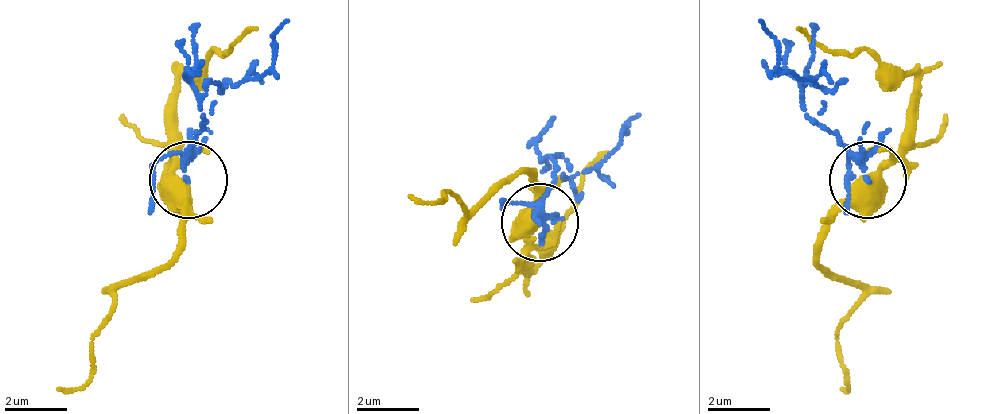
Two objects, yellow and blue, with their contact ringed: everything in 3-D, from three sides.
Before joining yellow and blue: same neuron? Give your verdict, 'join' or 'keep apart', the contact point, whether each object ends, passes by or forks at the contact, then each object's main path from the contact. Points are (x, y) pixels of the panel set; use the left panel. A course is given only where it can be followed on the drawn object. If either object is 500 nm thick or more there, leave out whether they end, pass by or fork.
keep apart | (188, 179) | yellow via (190, 181), (167, 259), (112, 298), (97, 329), (89, 375), (58, 391) | blue via (190, 181), (198, 127), (221, 96), (275, 65), (291, 19)

